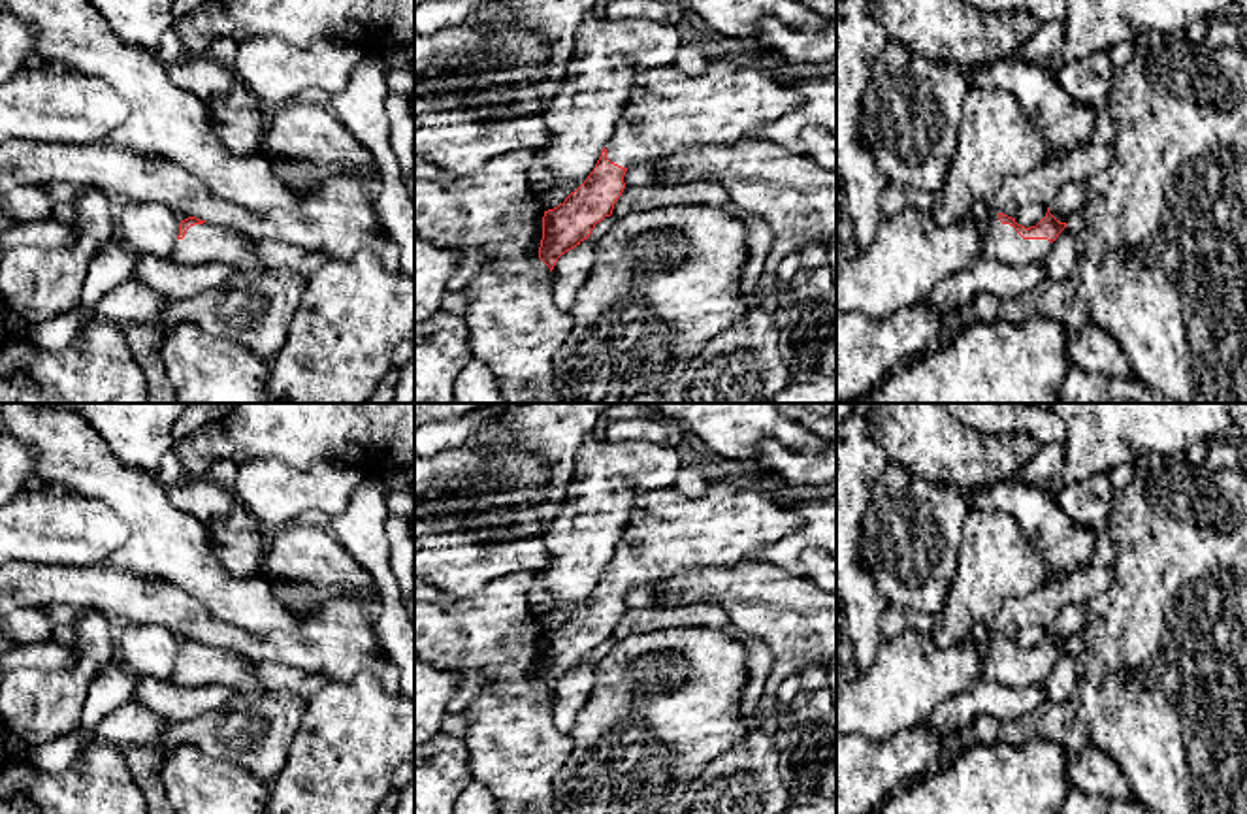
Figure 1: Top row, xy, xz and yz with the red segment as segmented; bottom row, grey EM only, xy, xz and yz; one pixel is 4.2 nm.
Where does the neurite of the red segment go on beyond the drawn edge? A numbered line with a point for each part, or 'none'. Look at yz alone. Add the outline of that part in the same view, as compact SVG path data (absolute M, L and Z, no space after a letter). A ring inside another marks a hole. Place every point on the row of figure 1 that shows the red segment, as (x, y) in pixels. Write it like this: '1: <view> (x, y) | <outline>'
1: yz (997, 140) | M970 87L963 104L955 158L944 188L934 196L931 215L942 226L949 226L974 217L972 204L981 200L989 205L989 215L980 219L980 230L983 234L980 258L996 258L1012 266L1044 264L1053 243L1047 239L1023 239L1013 226L998 220L1000 211L991 205L991 200L1006 177L1025 175L1036 170L1049 151L1049 143L1042 138L1013 94L993 87Z

